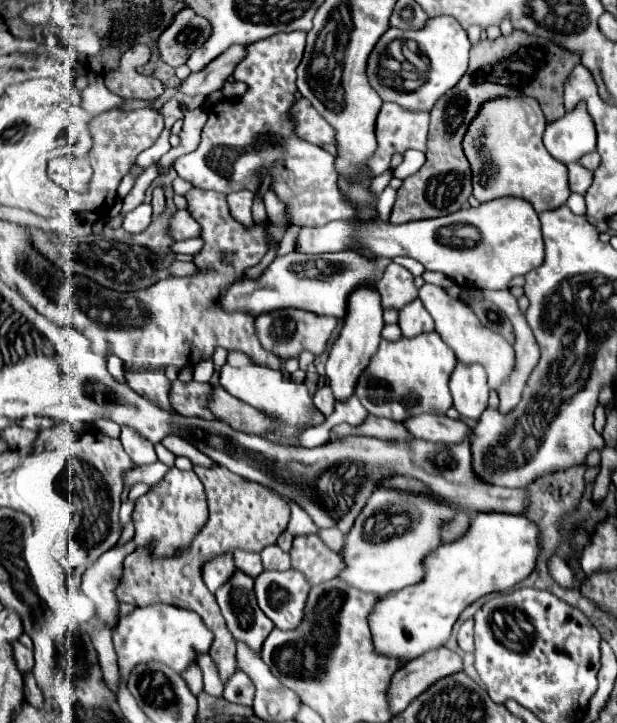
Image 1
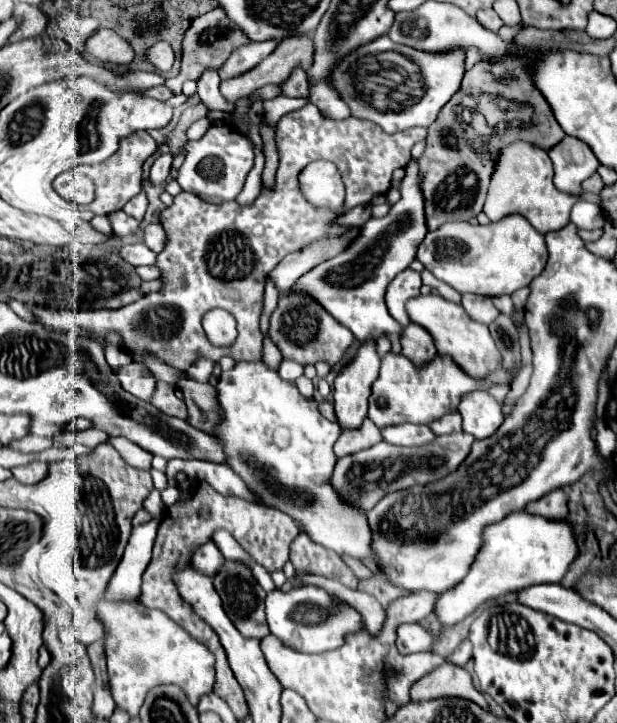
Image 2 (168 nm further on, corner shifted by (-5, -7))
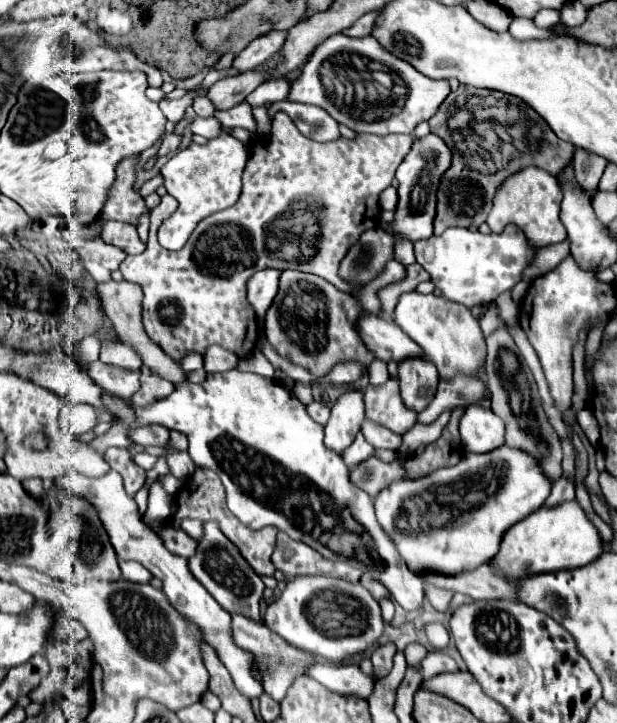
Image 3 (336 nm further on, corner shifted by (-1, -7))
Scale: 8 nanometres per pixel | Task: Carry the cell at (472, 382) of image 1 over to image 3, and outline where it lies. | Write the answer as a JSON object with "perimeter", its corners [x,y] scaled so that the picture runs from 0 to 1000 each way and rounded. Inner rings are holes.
{"perimeter":[[[780,557],[754,563],[744,599],[750,621],[767,627],[789,627],[799,624],[799,618],[818,613],[815,582],[796,568],[796,563],[786,563]]]}

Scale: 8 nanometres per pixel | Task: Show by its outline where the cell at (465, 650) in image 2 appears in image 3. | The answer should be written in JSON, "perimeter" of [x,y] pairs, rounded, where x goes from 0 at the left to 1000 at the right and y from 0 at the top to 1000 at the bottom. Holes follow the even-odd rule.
{"perimeter":[[[699,900],[686,911],[682,923],[686,923],[686,939],[695,939],[695,936],[702,936],[708,931],[721,931],[721,928],[744,928],[744,923],[734,914],[734,909],[728,909],[718,900]]]}

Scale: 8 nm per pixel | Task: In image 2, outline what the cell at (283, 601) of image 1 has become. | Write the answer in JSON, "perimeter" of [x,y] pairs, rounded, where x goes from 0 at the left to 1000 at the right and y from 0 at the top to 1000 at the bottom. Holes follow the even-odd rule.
{"perimeter":[[[514,809],[472,815],[468,820],[455,820],[452,815],[446,815],[433,823],[429,837],[433,837],[436,873],[449,878],[465,895],[494,903],[520,903],[546,898],[559,887],[559,878],[588,870],[588,856],[575,840],[546,831],[536,820],[530,820],[524,812]]]}

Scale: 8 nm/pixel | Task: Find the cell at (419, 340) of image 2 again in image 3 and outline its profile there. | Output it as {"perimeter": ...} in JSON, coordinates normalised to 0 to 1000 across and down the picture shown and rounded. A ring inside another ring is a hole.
{"perimeter":[[[663,494],[647,502],[647,530],[656,560],[673,568],[686,568],[705,546],[712,519],[702,502],[689,494]]]}

